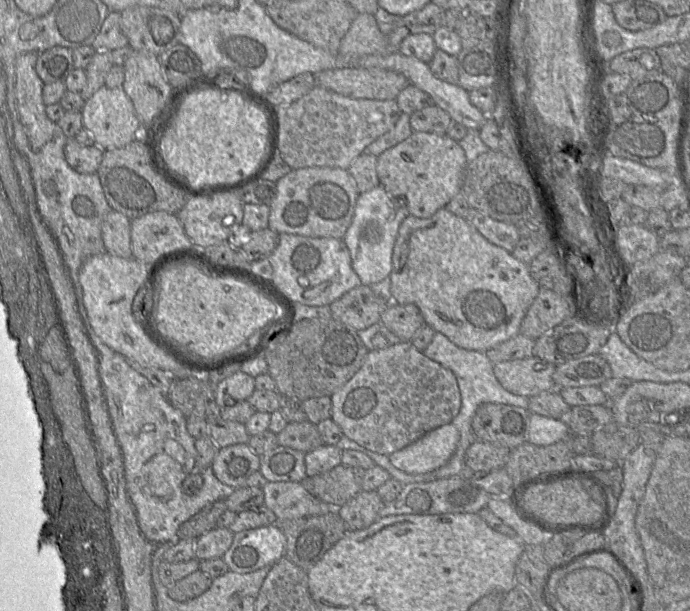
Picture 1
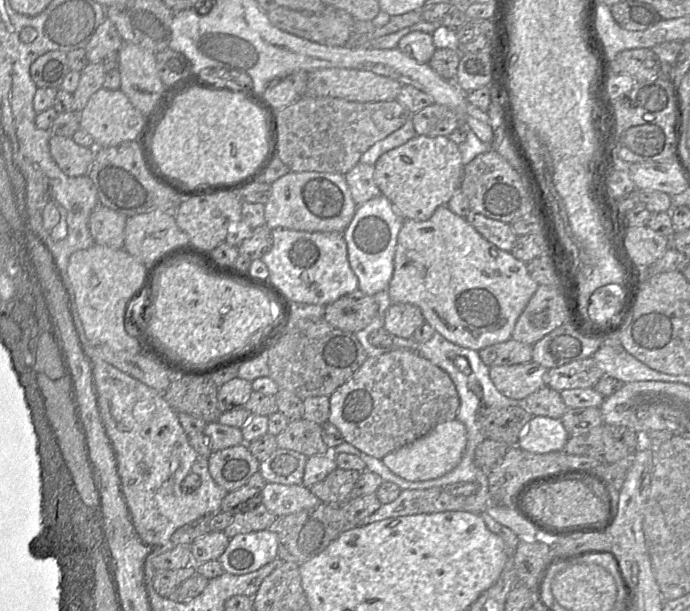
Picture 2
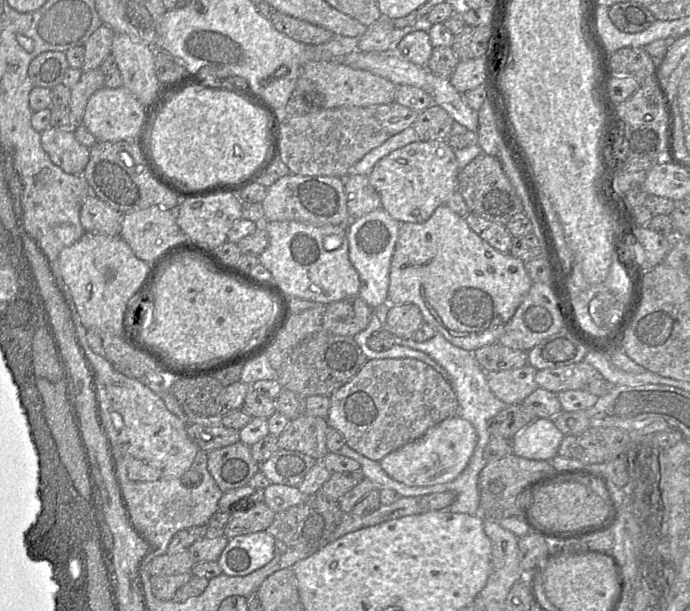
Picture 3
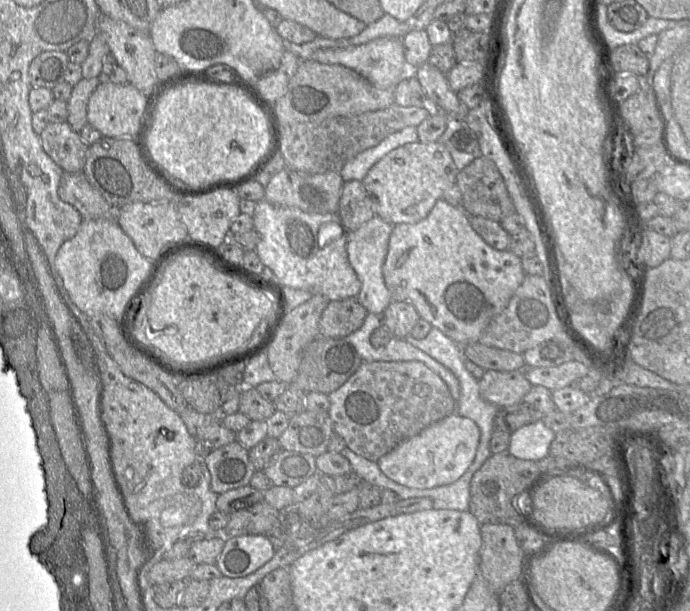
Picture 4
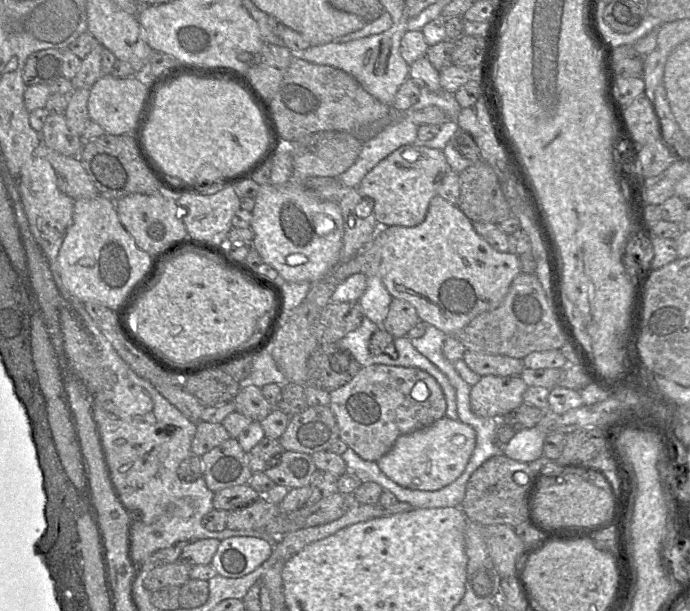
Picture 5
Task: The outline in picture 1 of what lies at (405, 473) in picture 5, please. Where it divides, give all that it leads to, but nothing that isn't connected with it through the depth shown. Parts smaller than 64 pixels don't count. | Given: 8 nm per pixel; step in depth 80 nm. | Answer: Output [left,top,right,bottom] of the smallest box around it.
[389,423,459,473]

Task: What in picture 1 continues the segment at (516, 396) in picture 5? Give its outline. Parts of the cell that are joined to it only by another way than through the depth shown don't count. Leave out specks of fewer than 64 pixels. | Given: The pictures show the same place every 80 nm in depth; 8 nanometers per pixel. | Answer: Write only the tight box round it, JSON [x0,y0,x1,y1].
[493,355,556,397]

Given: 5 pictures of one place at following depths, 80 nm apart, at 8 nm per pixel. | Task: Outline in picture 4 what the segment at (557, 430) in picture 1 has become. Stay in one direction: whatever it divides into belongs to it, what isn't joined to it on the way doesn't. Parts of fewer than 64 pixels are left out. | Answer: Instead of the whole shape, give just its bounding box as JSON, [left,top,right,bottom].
[507,419,555,461]

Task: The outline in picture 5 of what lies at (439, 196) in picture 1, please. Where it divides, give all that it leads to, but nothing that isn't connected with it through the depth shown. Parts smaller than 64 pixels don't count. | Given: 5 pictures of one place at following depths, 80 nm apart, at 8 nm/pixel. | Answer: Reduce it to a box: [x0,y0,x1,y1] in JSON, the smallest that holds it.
[357,143,451,227]

